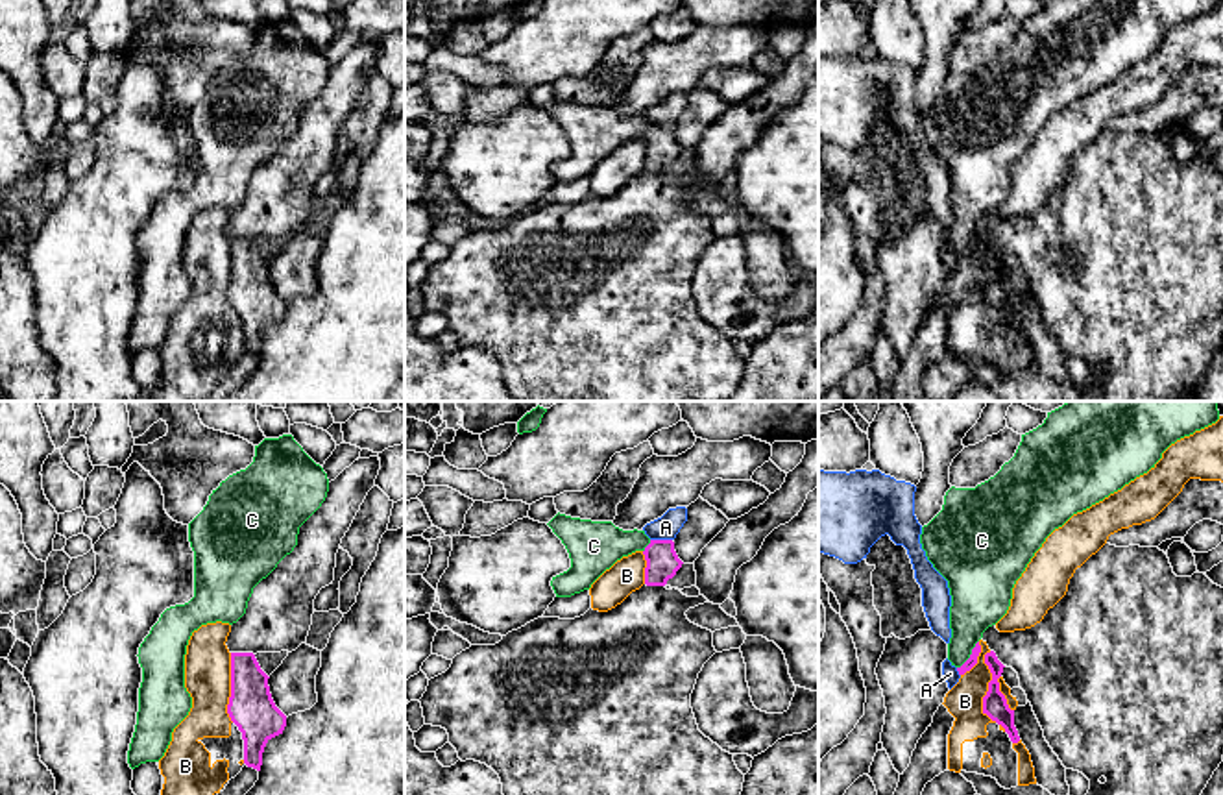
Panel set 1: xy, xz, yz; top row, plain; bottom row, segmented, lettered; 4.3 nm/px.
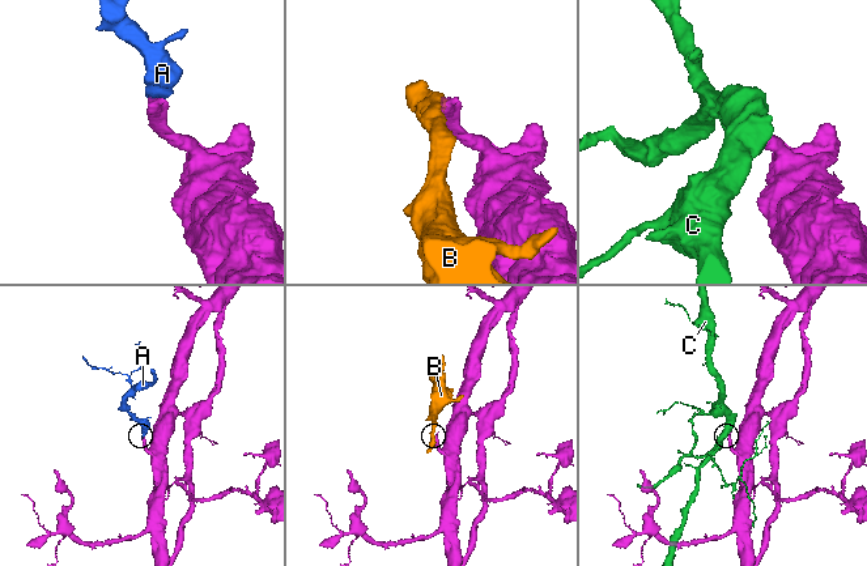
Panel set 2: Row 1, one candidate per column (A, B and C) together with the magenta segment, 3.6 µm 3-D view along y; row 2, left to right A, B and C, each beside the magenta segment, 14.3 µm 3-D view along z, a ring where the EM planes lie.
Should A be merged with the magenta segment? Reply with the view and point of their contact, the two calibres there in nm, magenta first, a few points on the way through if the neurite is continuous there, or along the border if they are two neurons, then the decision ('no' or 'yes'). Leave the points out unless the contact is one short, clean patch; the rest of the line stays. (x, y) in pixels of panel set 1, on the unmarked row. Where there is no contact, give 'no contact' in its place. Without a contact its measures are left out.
contact xz (662, 126); calibres 140 and 110 nm; way xz (662, 148), (662, 126), (665, 113); yes

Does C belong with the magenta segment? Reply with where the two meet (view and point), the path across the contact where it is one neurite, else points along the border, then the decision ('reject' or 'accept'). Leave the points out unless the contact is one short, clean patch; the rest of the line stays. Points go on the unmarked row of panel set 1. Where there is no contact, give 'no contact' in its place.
yz (970, 241) | along yz (978, 226), (972, 239), (957, 254) | reject

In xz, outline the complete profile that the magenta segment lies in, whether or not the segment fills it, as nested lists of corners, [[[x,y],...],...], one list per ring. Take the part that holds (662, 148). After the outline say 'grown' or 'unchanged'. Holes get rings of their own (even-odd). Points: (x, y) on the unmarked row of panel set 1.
[[[676,92],[669,94],[661,104],[647,109],[643,113],[650,129],[645,133],[643,141],[647,146],[645,170],[647,172],[665,172],[669,165],[676,161],[682,153],[682,146],[674,137],[674,124],[687,107],[687,94]]] | grown

